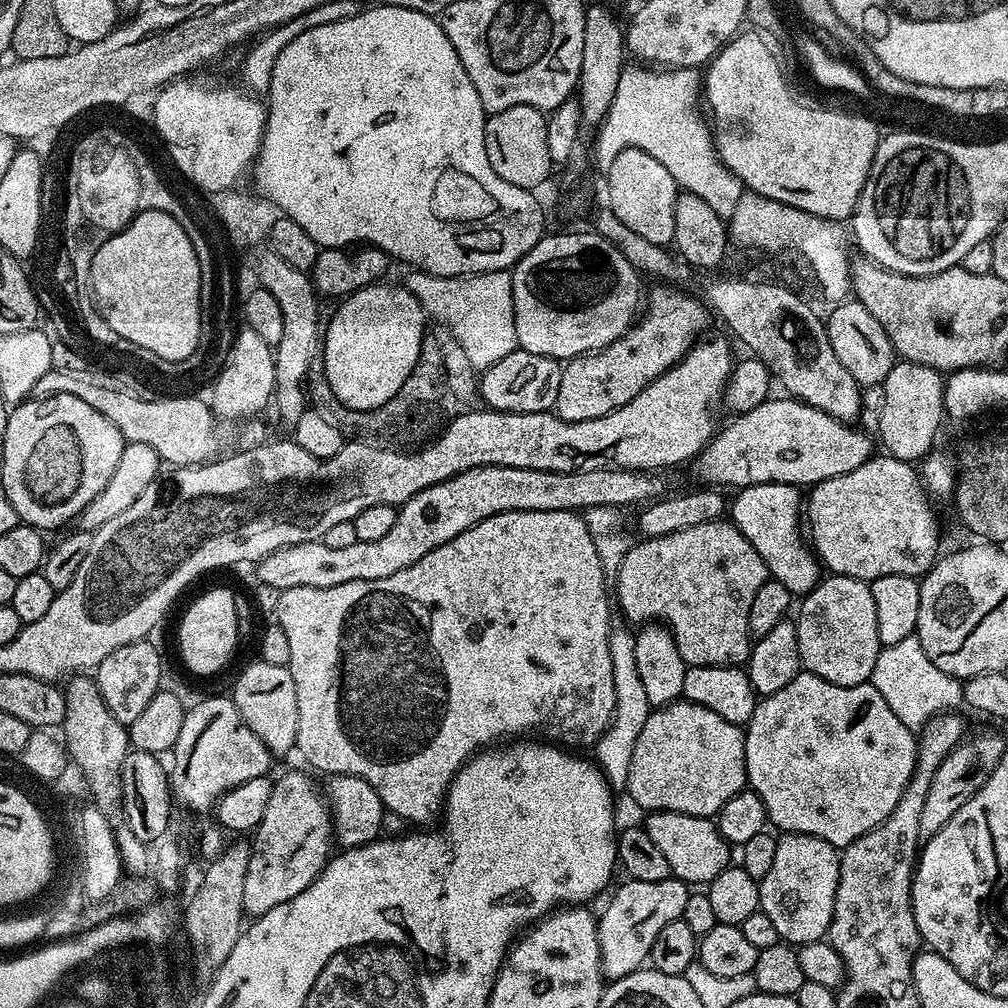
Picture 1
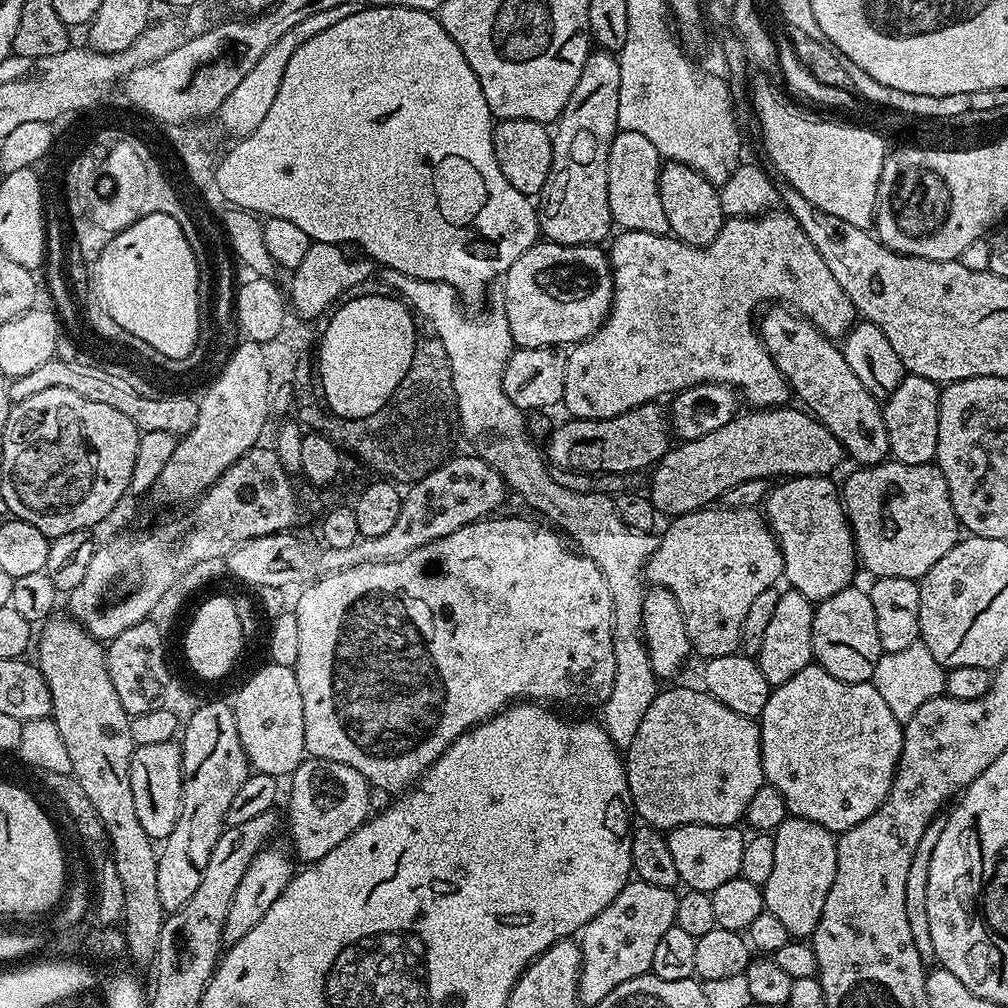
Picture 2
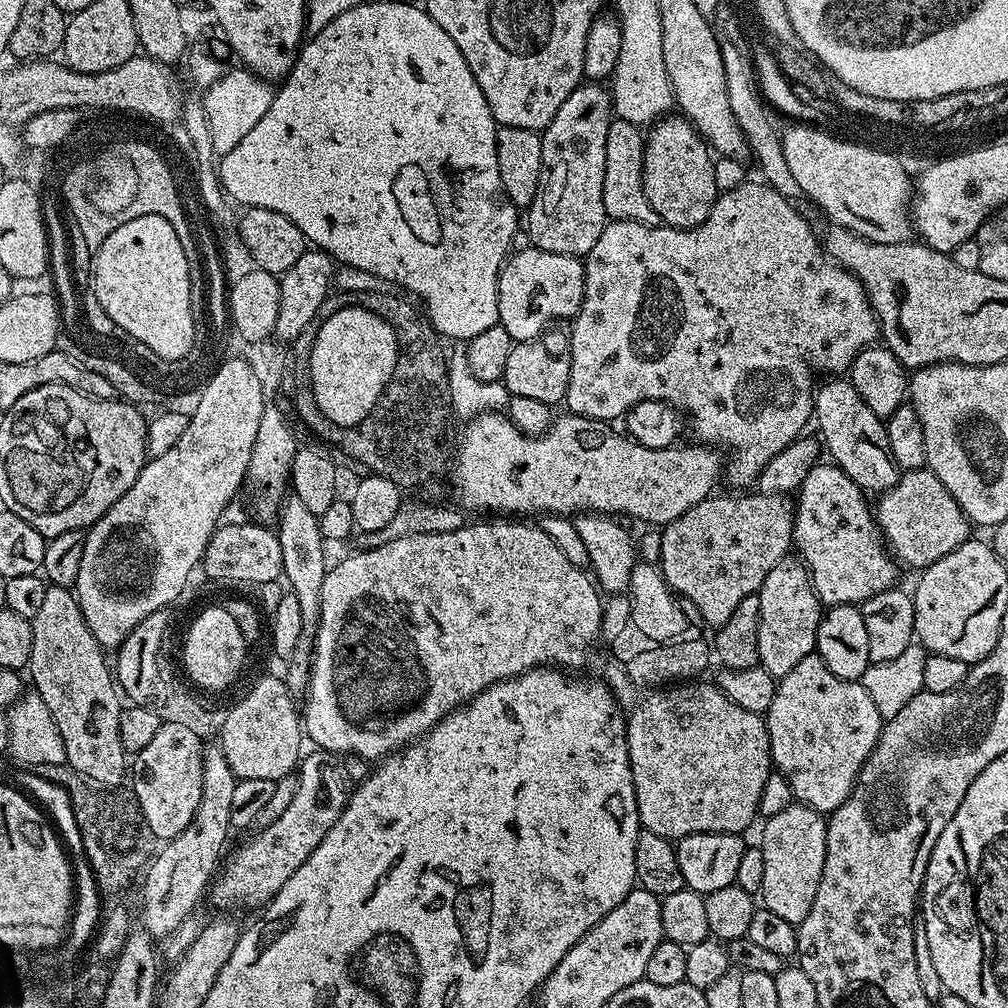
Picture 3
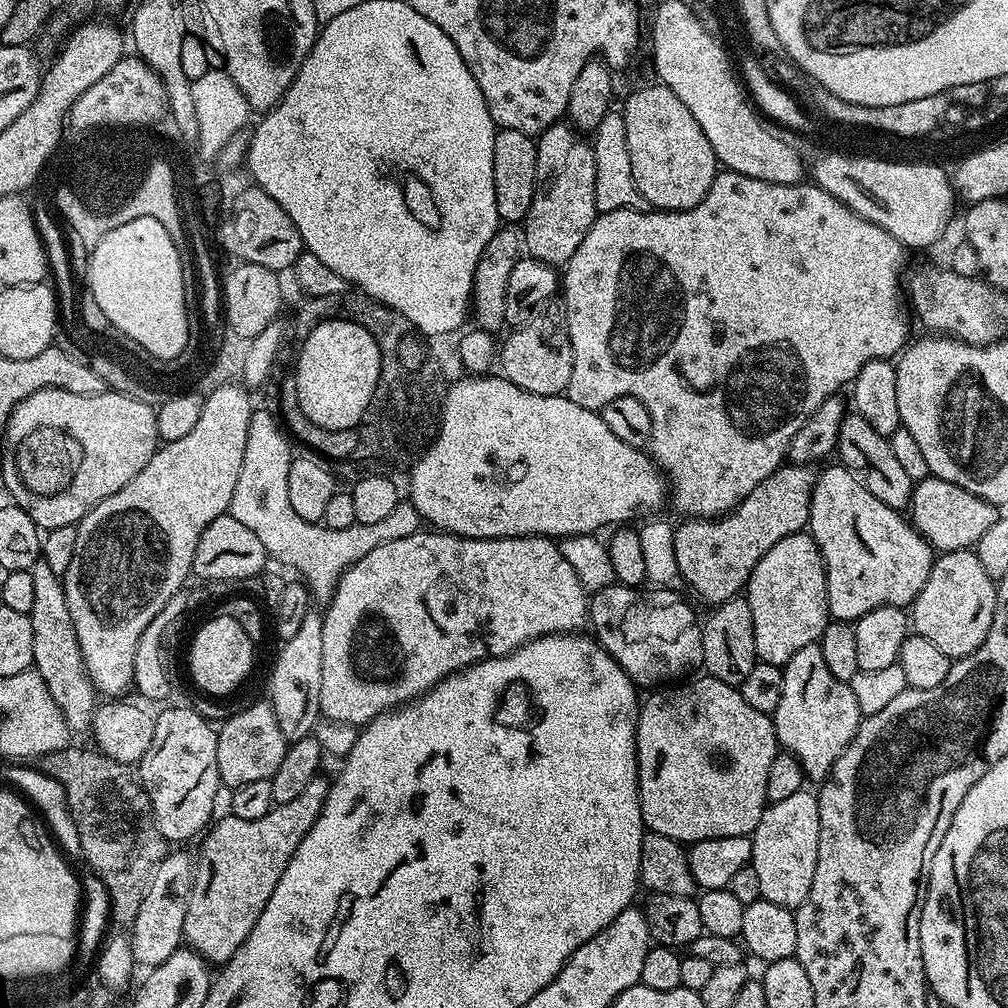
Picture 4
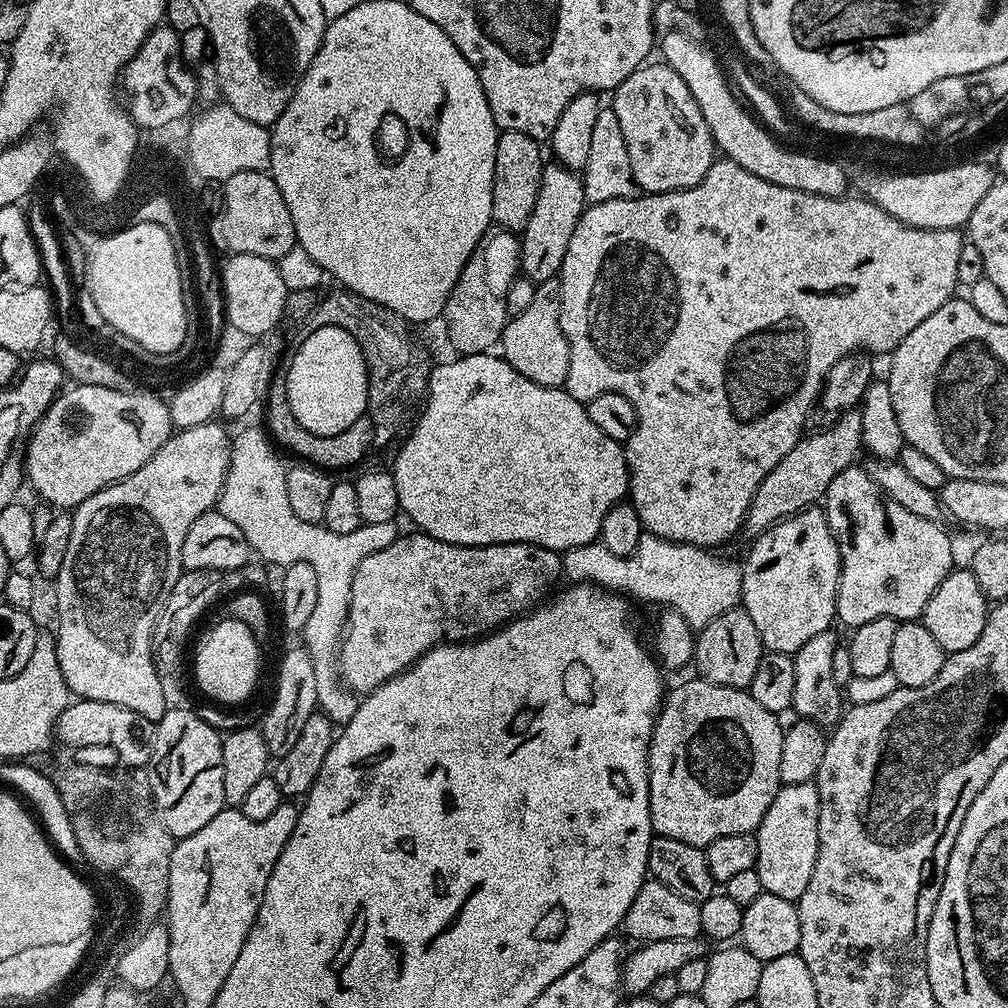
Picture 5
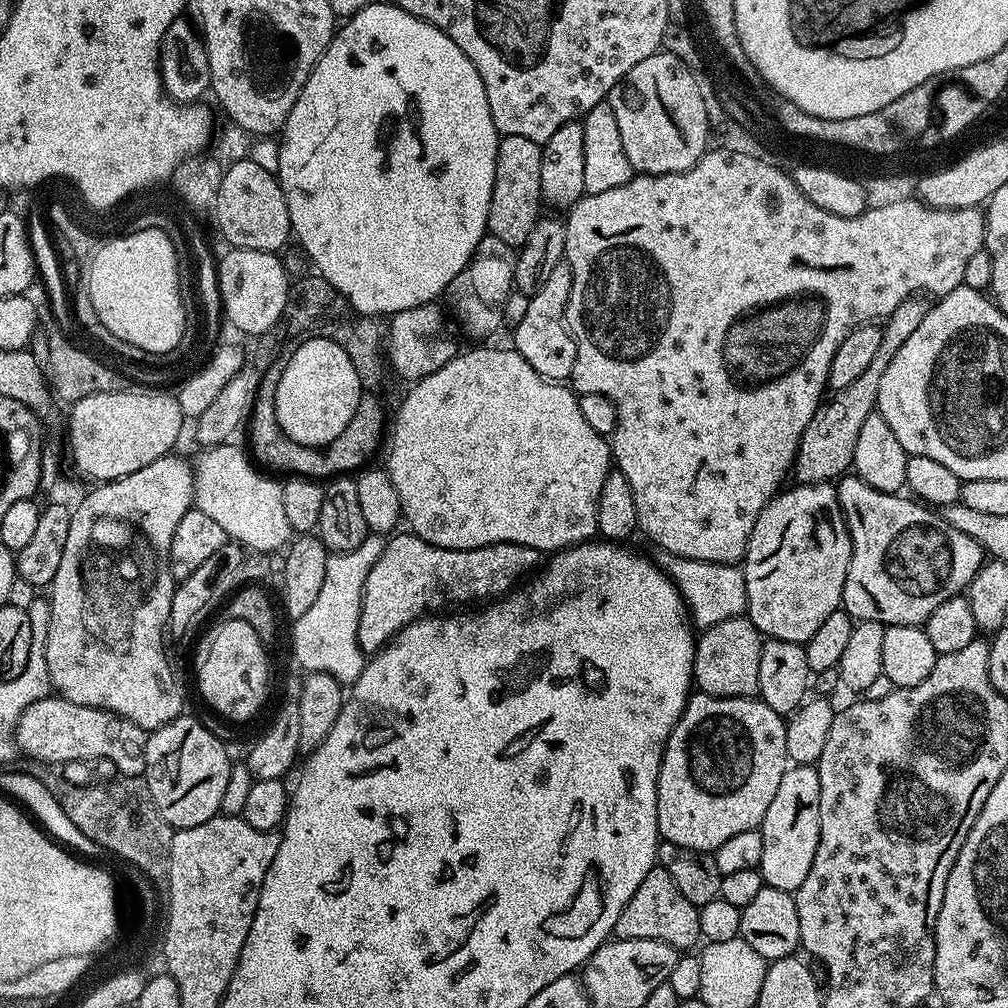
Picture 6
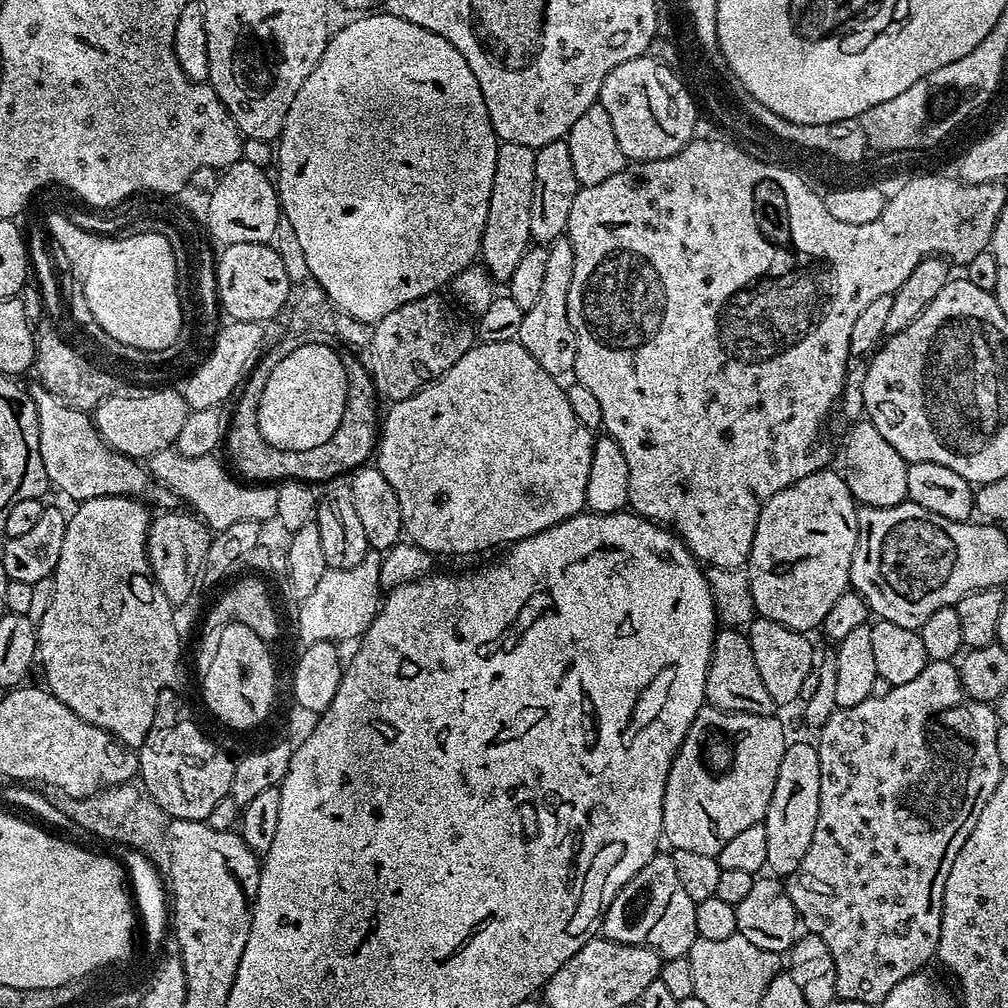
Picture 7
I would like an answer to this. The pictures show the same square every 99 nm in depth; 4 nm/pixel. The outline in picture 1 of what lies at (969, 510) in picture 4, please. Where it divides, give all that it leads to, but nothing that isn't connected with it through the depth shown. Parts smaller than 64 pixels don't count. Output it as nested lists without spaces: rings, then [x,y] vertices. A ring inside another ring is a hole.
[[[876,454],[858,470],[824,480],[809,492],[806,532],[812,552],[829,573],[869,582],[886,574],[920,578],[936,563],[940,524],[928,489],[909,461]]]

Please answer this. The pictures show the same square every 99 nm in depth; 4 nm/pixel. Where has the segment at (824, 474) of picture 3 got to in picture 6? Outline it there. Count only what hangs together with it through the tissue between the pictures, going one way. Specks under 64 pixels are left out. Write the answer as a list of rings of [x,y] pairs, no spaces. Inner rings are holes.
[[[848,474],[835,485],[840,509],[852,539],[852,557],[846,574],[843,611],[853,621],[879,620],[881,624],[923,625],[942,602],[961,595],[984,564],[984,547],[970,534],[954,530],[937,511],[904,494],[879,492],[855,474]]]

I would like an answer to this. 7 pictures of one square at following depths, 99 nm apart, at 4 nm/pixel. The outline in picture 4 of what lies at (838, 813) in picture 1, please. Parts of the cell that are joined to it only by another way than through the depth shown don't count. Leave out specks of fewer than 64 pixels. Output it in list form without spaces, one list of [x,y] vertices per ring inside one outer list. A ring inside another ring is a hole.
[[[819,643],[802,646],[794,658],[783,665],[782,699],[772,716],[776,728],[776,743],[783,751],[790,752],[800,763],[809,781],[823,782],[828,779],[834,762],[846,750],[846,746],[860,729],[861,714],[858,700],[854,698],[851,683],[834,678]]]

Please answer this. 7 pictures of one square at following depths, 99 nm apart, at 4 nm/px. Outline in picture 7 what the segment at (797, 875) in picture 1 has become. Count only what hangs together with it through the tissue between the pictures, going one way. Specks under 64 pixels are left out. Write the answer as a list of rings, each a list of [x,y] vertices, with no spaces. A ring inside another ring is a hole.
[[[789,743],[786,754],[782,758],[782,766],[778,766],[778,782],[774,782],[774,794],[770,798],[768,812],[764,815],[764,829],[766,830],[766,865],[769,873],[780,878],[791,877],[798,870],[802,858],[806,858],[806,850],[810,850],[810,838],[814,838],[814,822],[818,822],[818,802],[820,801],[820,787],[822,774],[820,773],[820,759],[816,753],[816,744]]]

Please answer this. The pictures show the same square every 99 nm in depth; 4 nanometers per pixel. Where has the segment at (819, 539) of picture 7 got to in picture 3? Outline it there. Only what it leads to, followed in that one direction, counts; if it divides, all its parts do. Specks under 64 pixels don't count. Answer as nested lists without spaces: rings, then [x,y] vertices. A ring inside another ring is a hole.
[[[785,558],[766,574],[758,593],[758,664],[771,676],[781,677],[790,674],[802,658],[813,655],[816,650],[816,630],[820,625],[822,605],[812,589],[812,582],[801,561]]]

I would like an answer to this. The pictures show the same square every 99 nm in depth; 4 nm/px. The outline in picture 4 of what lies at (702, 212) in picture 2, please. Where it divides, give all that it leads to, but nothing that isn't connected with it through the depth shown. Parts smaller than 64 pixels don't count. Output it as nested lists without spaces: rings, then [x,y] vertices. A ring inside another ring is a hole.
[[[653,82],[628,96],[622,107],[626,122],[626,147],[630,149],[630,170],[634,173],[634,186],[642,194],[645,205],[662,212],[681,212],[690,210],[706,198],[710,186],[718,171],[718,161],[713,147],[702,133],[702,128],[695,121],[685,105],[678,99],[678,94],[664,84]]]

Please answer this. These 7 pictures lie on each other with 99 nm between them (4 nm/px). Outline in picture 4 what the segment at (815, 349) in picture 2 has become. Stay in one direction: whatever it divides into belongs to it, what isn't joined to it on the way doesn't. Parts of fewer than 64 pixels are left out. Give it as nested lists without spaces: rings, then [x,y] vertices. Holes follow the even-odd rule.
[[[855,414],[845,415],[836,446],[842,467],[858,478],[858,482],[862,482],[862,486],[866,486],[866,490],[878,498],[878,502],[886,502],[886,506],[897,510],[907,509],[911,505],[914,481],[910,474],[906,474],[906,470],[902,470],[894,450],[890,450],[889,437],[878,434],[878,430],[874,430],[866,418]]]

